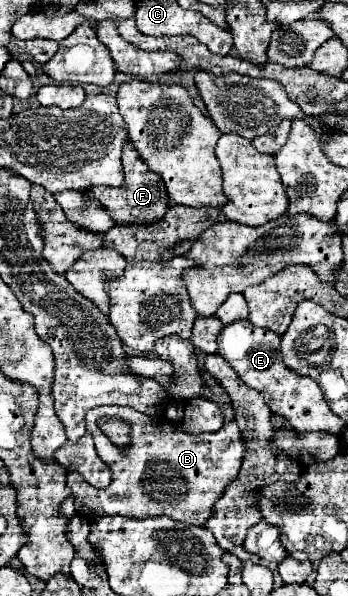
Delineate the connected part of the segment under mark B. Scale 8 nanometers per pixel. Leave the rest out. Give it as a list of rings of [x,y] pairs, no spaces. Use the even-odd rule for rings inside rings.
[[[101,406],[87,412],[87,428],[99,428],[97,418],[105,414],[123,416],[131,424],[133,442],[129,452],[119,456],[117,466],[115,460],[105,460],[111,452],[101,454],[103,462],[111,468],[111,484],[103,490],[93,490],[93,486],[89,486],[77,472],[67,474],[77,514],[85,518],[99,518],[107,514],[149,518],[165,514],[177,522],[203,526],[203,522],[213,516],[213,506],[225,492],[227,484],[237,478],[245,456],[237,422],[233,420],[211,434],[187,434],[165,418],[149,418],[127,406]]]

